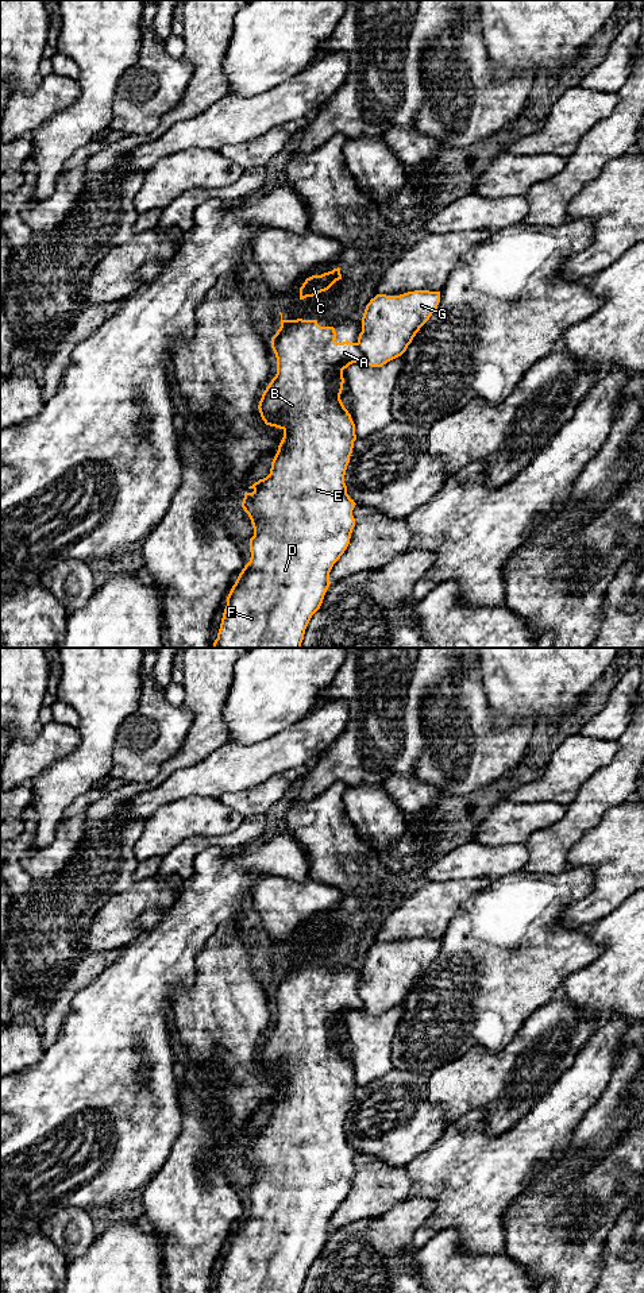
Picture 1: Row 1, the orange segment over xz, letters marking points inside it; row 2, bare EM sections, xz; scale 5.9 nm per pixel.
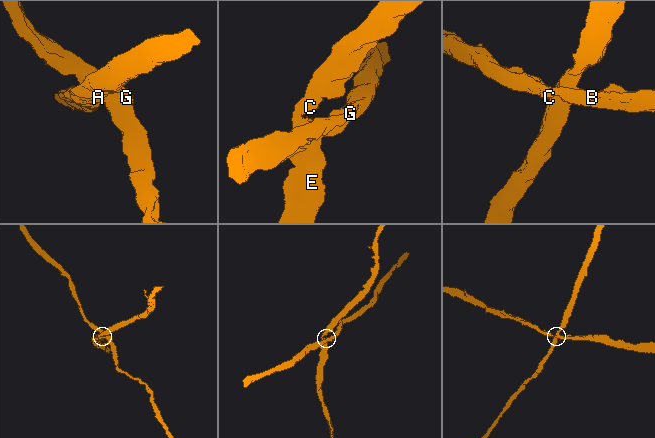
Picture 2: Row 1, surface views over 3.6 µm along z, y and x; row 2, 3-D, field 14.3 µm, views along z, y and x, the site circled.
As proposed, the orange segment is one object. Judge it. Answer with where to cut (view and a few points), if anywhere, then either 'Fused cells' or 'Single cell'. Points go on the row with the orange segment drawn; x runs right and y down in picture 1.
Split along xz (357, 343), (362, 359). Fused cells

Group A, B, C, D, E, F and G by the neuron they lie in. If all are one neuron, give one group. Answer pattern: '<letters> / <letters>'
A B C D E F / G

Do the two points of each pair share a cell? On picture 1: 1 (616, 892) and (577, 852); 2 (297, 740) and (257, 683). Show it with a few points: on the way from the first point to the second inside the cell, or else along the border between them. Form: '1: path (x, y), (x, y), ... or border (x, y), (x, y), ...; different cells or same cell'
1: path (614, 879), (614, 875), (590, 852); same cell
2: border (313, 707), (301, 720), (259, 741); different cells

